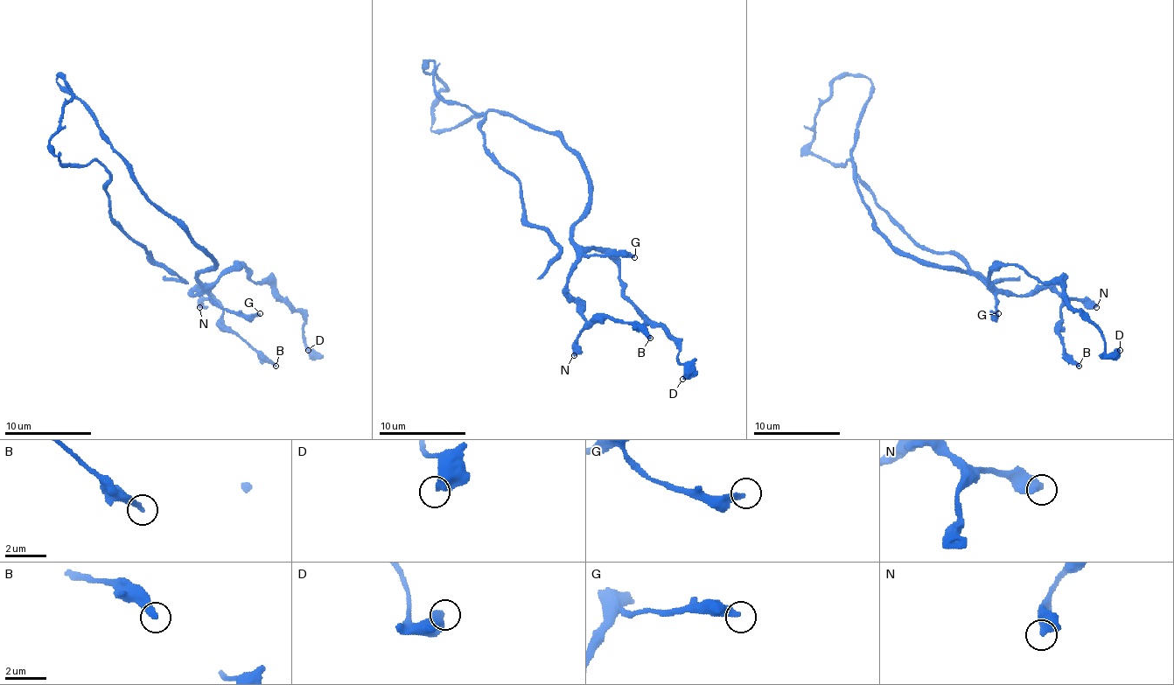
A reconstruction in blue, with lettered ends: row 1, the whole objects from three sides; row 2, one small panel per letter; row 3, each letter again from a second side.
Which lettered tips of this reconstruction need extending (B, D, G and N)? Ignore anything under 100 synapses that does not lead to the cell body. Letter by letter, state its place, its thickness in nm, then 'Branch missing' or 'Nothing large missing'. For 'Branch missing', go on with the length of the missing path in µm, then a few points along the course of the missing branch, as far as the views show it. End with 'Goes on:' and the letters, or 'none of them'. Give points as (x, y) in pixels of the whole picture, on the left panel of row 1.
B: Place: (276, 366). Thickness 320 nm. Nothing large missing
D: Place: (308, 350). Thickness 480 nm. Nothing large missing
G: Place: (260, 313). Thickness 280 nm. Nothing large missing
N: Place: (199, 307). Thickness 600 nm. Nothing large missing
Goes on: none of them

